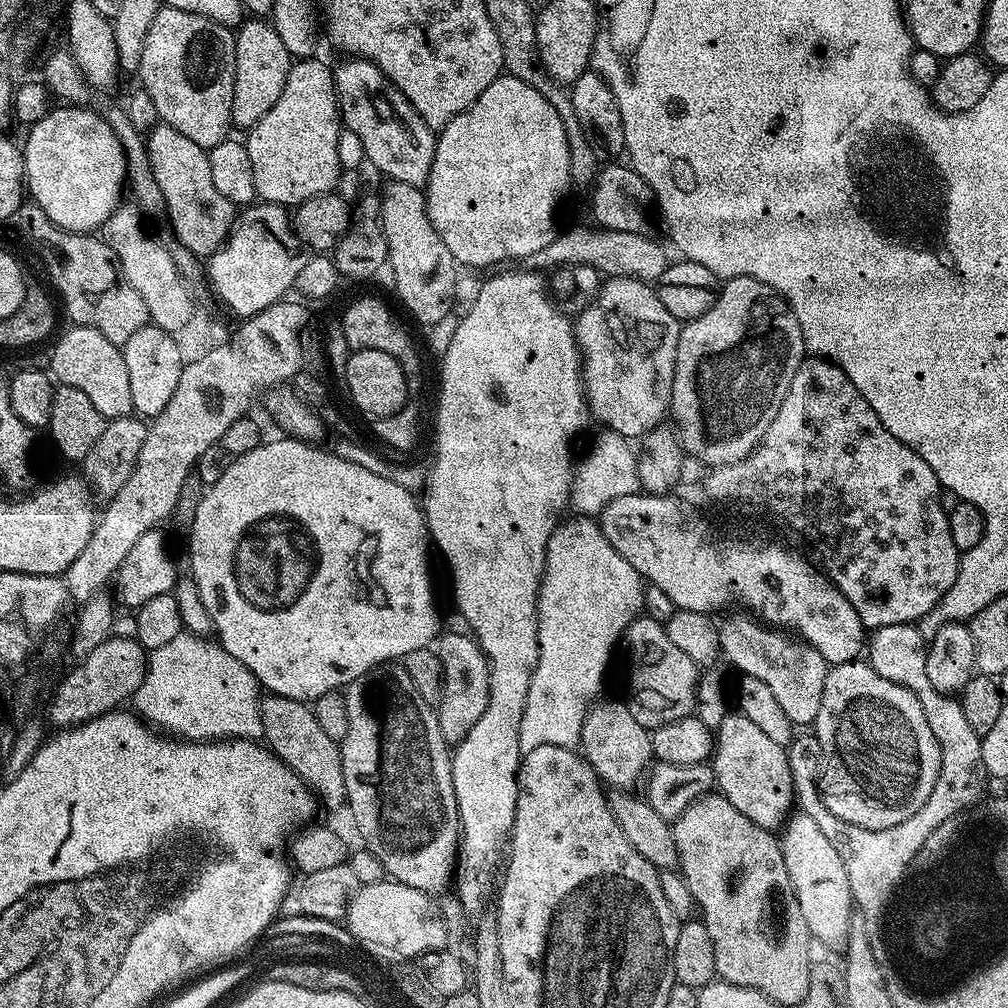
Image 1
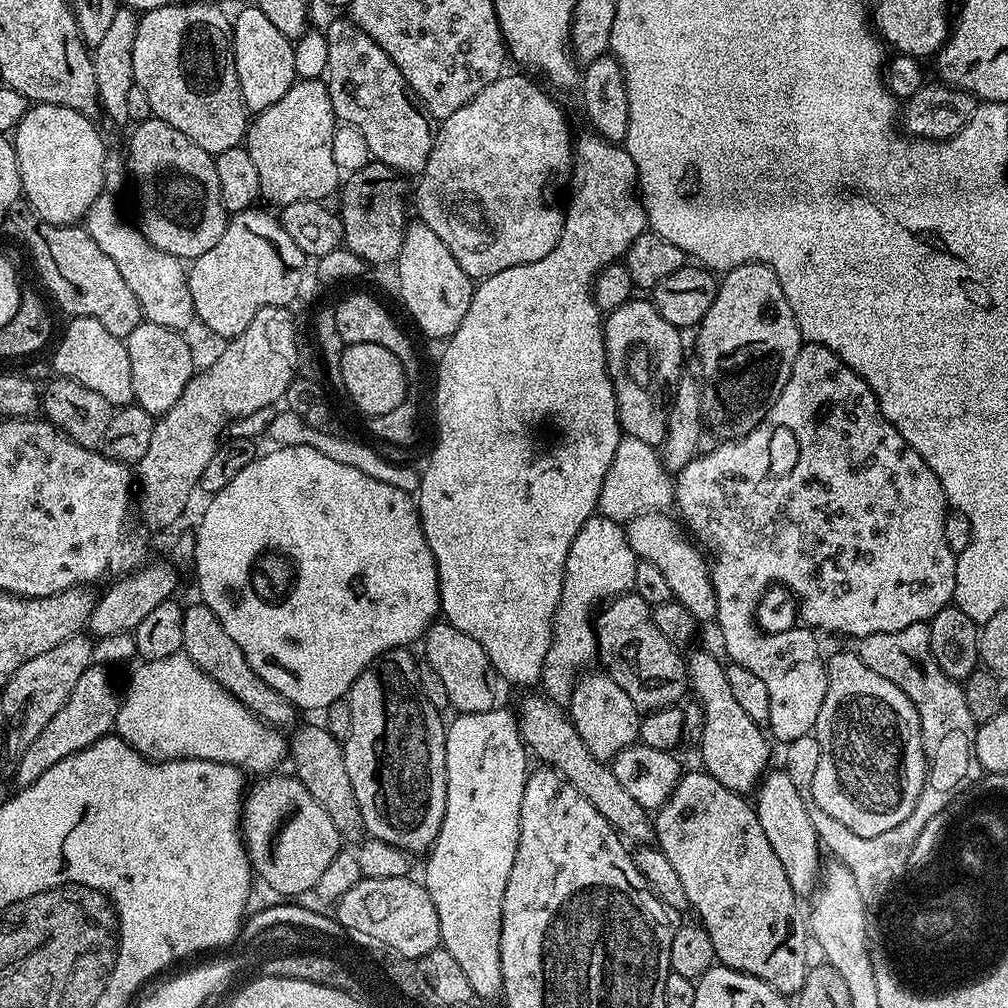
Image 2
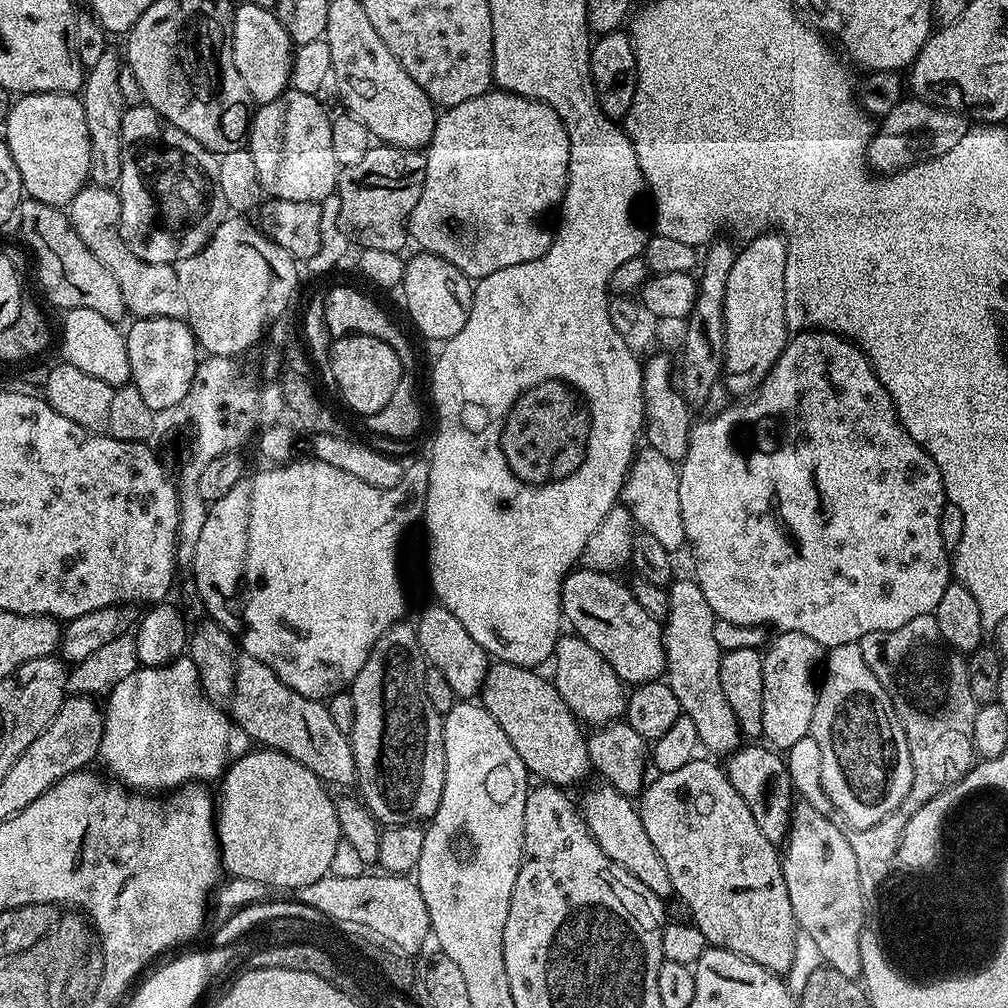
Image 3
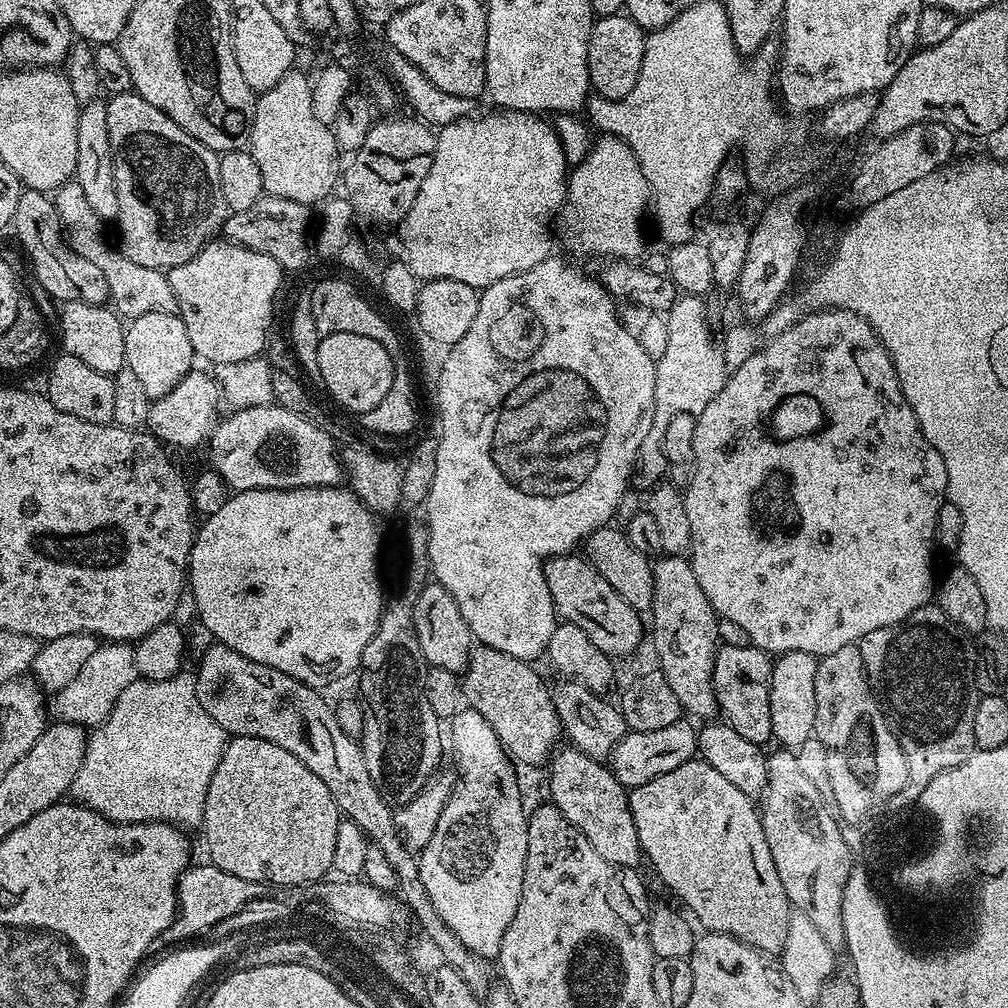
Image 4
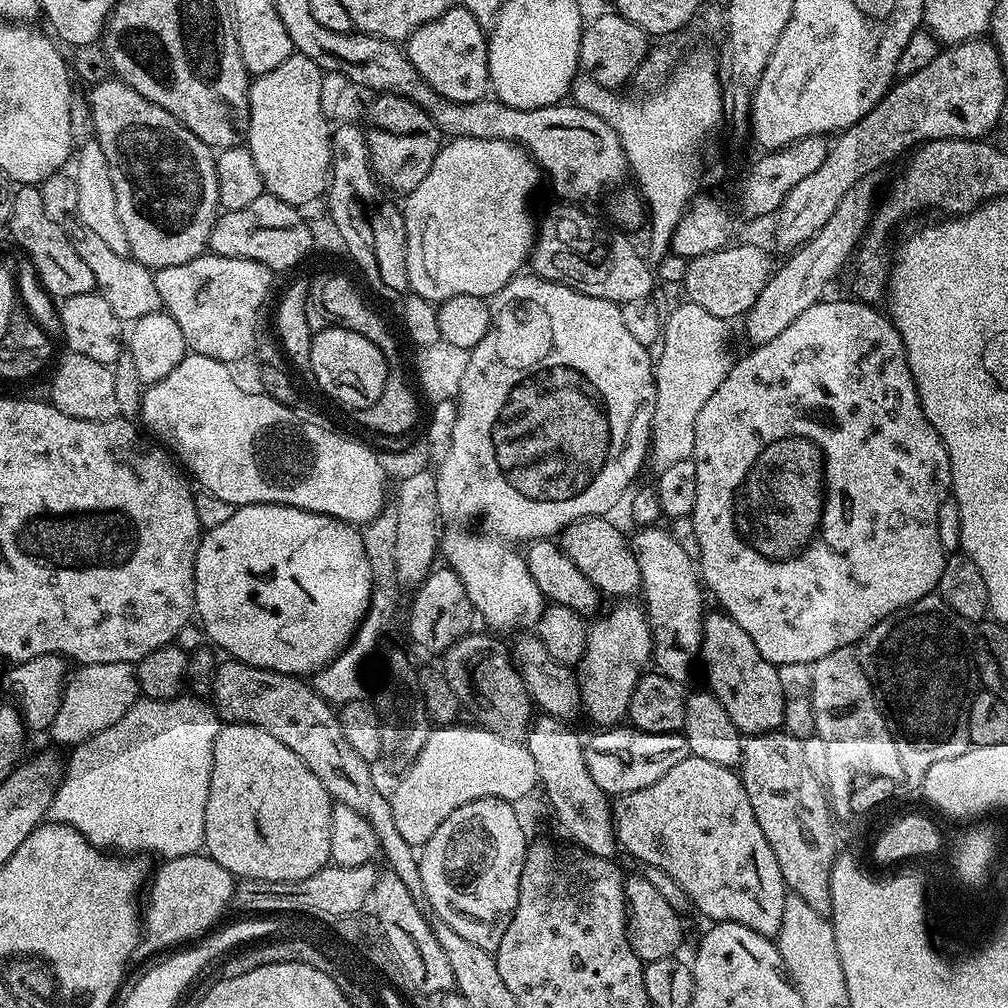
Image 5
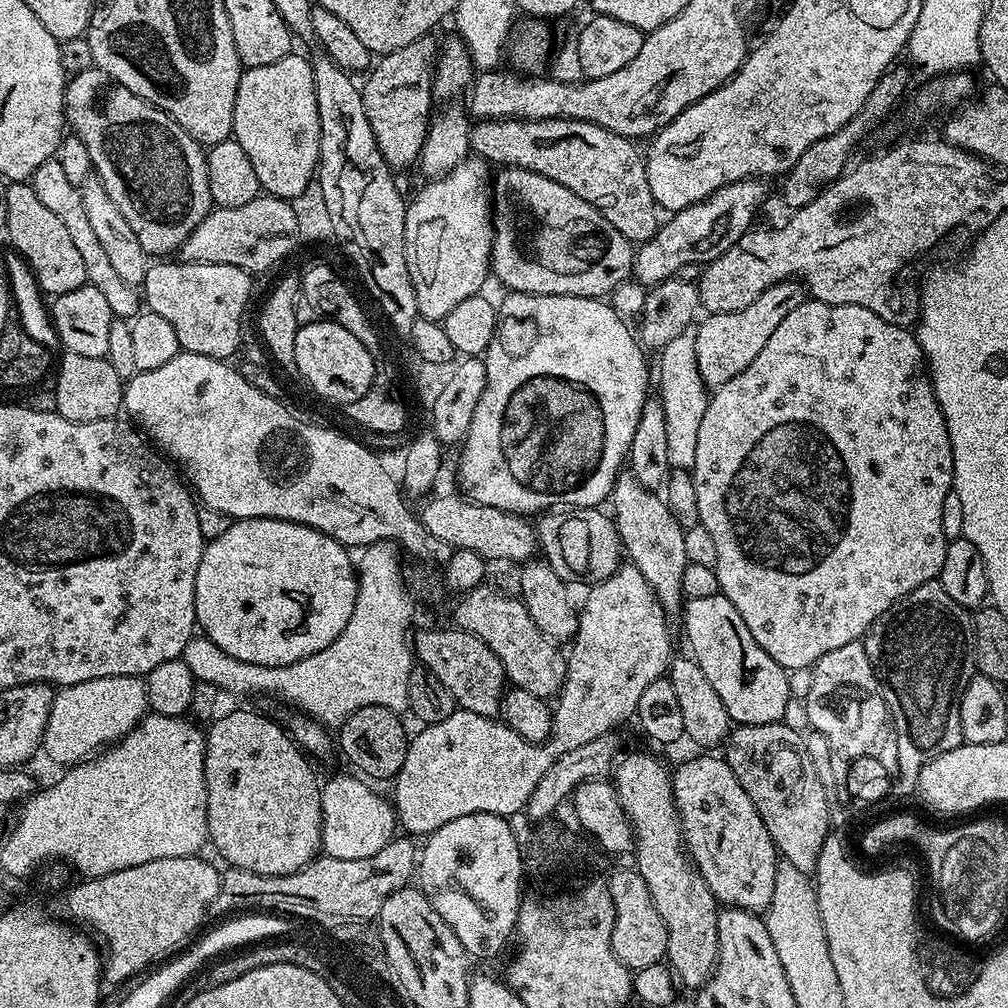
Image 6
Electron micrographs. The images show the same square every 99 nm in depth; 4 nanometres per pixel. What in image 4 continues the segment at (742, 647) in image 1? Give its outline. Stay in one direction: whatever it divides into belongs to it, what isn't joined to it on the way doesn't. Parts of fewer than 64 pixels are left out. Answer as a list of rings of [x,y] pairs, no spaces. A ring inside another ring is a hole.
[[[805,651],[785,652],[773,661],[770,684],[771,732],[781,747],[795,750],[815,733],[817,703],[814,674],[817,663],[817,657],[806,654]]]

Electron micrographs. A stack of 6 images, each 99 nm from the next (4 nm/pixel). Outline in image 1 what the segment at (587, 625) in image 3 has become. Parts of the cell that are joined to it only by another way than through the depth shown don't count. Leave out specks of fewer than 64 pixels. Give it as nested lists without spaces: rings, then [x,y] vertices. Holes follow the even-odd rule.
[[[647,614],[636,617],[626,633],[628,644],[628,696],[626,703],[630,714],[643,728],[653,729],[678,722],[695,713],[696,688],[701,669],[690,662],[689,656],[678,650],[666,634],[663,624],[654,622]]]

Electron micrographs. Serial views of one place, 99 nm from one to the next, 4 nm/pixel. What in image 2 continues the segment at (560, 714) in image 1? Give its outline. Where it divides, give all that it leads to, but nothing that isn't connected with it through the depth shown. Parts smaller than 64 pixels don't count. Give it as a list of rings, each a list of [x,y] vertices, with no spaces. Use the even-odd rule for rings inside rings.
[[[593,514],[584,523],[582,530],[578,530],[566,558],[564,585],[560,604],[556,608],[552,645],[542,669],[542,692],[548,699],[561,706],[567,705],[578,677],[587,669],[584,667],[597,659],[594,613],[598,606],[613,596],[623,596],[632,591],[637,559],[621,521]]]

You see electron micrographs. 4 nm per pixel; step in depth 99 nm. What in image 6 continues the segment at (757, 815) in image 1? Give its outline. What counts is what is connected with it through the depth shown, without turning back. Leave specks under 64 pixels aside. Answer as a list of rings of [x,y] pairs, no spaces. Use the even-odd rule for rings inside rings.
[[[630,474],[616,477],[610,497],[611,504],[610,512],[627,559],[635,564],[638,570],[642,570],[642,578],[650,582],[665,612],[679,613],[682,608],[680,595],[684,592],[684,571],[689,571],[690,568],[686,558],[684,529],[676,521],[674,514],[670,514],[667,503]]]

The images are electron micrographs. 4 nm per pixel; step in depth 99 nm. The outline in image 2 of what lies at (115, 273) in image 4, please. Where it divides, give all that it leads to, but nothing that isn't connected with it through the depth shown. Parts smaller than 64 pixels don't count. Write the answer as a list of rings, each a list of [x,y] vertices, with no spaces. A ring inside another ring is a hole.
[[[102,194],[90,206],[84,215],[82,227],[88,231],[90,238],[98,242],[100,249],[118,266],[126,286],[134,290],[134,298],[138,298],[143,319],[150,324],[185,330],[197,319],[194,298],[190,298],[188,273],[185,261],[179,256],[171,256],[168,252],[158,250],[140,232],[135,223],[132,224],[120,213],[120,204],[109,194]]]

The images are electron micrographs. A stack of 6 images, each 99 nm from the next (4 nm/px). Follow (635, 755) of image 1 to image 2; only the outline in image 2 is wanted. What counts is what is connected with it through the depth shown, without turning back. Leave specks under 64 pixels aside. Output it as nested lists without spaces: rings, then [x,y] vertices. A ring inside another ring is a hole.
[[[606,674],[588,675],[581,675],[577,679],[566,711],[572,725],[578,730],[578,738],[582,738],[586,750],[590,750],[594,758],[610,762],[623,748],[628,748],[639,741],[642,716],[634,702],[630,702],[630,694],[626,694],[626,690],[622,690],[622,686],[614,682],[614,678]]]

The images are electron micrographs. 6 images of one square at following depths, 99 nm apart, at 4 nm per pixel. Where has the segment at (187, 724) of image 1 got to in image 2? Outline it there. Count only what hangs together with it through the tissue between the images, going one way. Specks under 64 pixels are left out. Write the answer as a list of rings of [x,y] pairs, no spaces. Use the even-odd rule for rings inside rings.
[[[183,651],[137,665],[128,689],[123,689],[114,732],[144,759],[209,760],[235,764],[249,773],[260,772],[256,774],[275,773],[276,767],[289,759],[289,741],[242,706]]]

